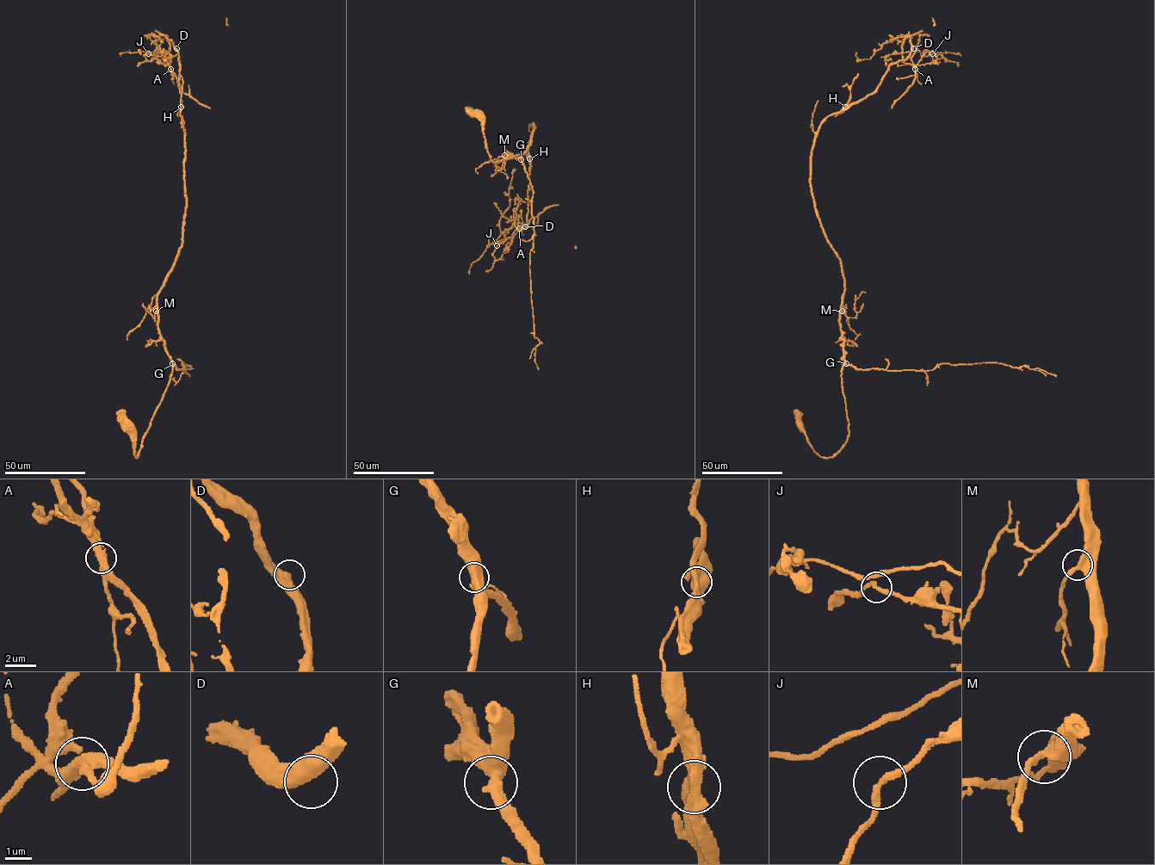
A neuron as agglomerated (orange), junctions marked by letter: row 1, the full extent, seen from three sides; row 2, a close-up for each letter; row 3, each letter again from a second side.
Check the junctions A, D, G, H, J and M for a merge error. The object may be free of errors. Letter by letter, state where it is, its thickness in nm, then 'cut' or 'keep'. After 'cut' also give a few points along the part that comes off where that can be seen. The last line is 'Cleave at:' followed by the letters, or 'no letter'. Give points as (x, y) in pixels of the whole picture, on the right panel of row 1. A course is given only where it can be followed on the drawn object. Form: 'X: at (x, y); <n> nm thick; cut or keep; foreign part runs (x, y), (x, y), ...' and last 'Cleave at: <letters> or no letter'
A: at (915, 69); 500 nm thick; cut; foreign part runs (915, 69), (911, 56), (919, 40), (917, 33), (885, 42), (870, 58), (859, 60), (856, 52)
D: at (913, 48); 550 nm thick; keep
G: at (846, 363); 550 nm thick; keep
H: at (845, 107); 480 nm thick; keep
J: at (932, 53); 240 nm thick; keep
M: at (842, 311); 460 nm thick; keep
Cleave at: A

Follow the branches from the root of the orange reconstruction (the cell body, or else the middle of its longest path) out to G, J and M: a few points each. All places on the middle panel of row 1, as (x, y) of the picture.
G: (478, 112), (490, 158), (498, 162), (521, 155), (521, 159)
J: (478, 112), (493, 162), (521, 157), (505, 155), (522, 153), (534, 126), (527, 223), (518, 215), (497, 245)
M: (478, 112), (490, 158), (498, 162), (518, 155), (521, 157), (504, 155)

